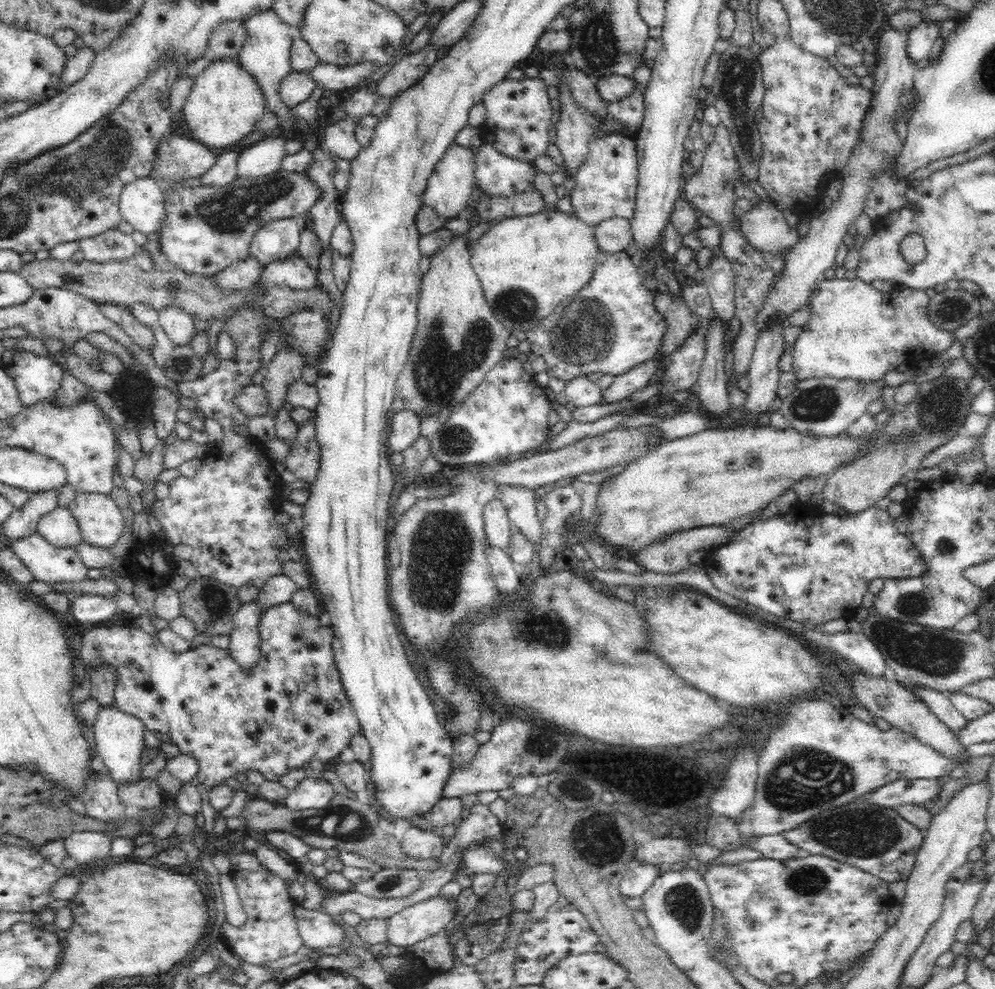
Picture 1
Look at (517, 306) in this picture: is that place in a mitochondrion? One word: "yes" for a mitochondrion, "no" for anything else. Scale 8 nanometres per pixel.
yes

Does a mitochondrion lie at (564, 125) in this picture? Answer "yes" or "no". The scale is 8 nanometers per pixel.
no

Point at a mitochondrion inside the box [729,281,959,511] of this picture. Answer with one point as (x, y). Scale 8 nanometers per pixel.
(818, 403)

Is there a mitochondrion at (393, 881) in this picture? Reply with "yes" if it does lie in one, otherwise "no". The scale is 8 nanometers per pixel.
yes

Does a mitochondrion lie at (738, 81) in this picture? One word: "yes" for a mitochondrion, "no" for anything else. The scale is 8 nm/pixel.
yes

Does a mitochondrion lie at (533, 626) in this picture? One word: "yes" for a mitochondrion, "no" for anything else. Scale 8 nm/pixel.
yes

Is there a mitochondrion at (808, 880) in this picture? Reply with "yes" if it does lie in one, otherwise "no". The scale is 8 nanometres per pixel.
yes

